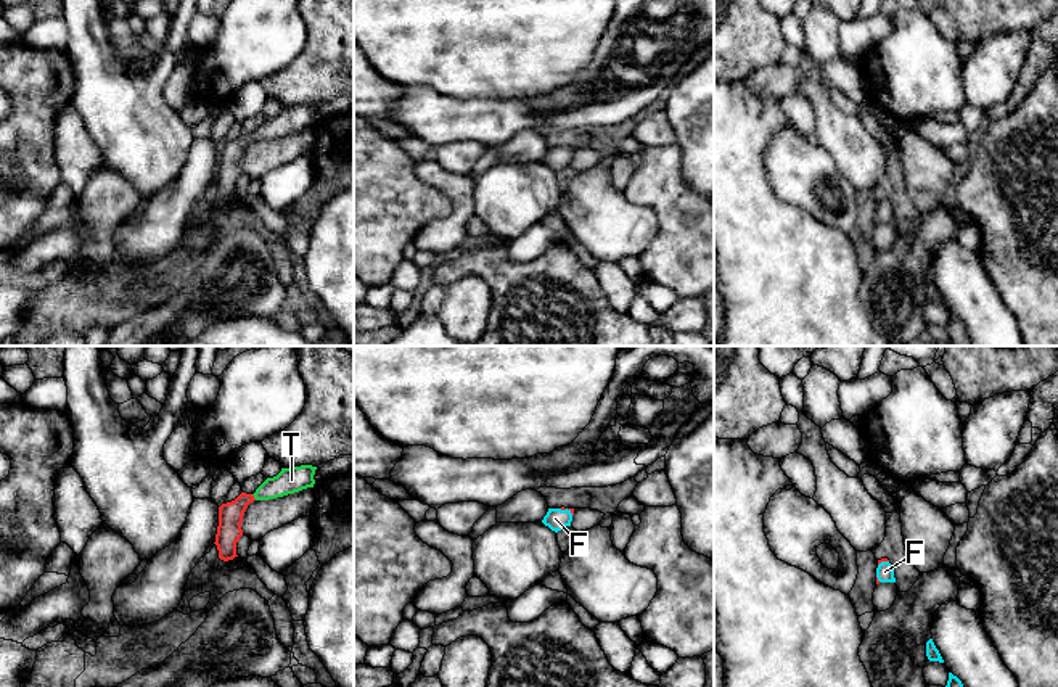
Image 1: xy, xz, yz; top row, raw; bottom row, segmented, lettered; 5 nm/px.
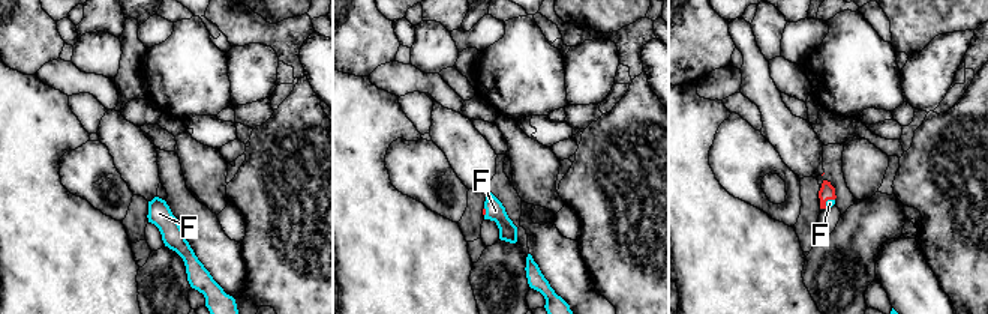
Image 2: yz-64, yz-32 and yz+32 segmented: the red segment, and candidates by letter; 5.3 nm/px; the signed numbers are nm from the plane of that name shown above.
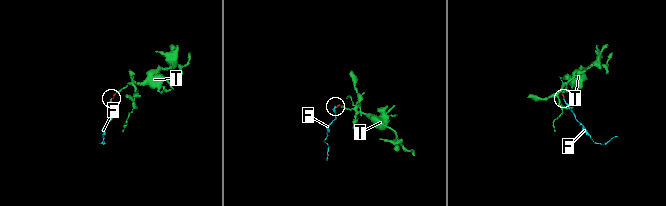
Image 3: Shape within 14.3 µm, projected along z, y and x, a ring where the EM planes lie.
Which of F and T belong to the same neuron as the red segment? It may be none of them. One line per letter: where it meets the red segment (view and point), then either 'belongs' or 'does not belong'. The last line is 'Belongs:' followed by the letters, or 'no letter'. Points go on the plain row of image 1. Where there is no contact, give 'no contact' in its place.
F: xz (565, 148) | belongs
T: xy (253, 137) | belongs
Belongs: F, T

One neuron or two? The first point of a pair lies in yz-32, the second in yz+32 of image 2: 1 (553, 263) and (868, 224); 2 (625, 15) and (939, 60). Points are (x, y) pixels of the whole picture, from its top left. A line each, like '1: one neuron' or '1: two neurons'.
1: two neurons
2: two neurons

